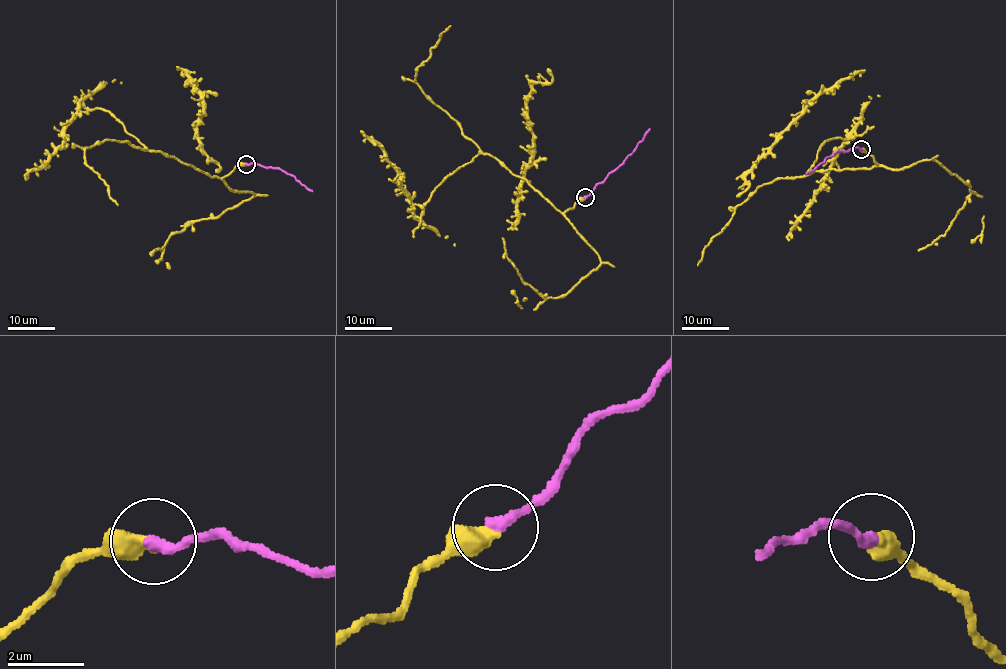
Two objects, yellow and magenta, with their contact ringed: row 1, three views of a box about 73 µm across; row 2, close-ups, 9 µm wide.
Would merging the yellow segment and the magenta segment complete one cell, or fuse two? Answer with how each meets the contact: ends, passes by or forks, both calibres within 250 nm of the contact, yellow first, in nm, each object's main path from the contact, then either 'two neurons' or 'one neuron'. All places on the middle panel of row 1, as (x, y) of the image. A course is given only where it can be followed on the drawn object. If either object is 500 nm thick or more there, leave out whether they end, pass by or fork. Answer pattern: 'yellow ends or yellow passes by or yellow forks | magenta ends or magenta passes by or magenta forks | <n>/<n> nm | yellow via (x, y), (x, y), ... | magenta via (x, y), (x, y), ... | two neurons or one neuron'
500/320 nm | yellow via (584, 198), (560, 213), (525, 180), (482, 153), (447, 176), (423, 205), (413, 204), (377, 143), (363, 131) | magenta via (585, 198), (616, 170), (649, 128) | one neuron

